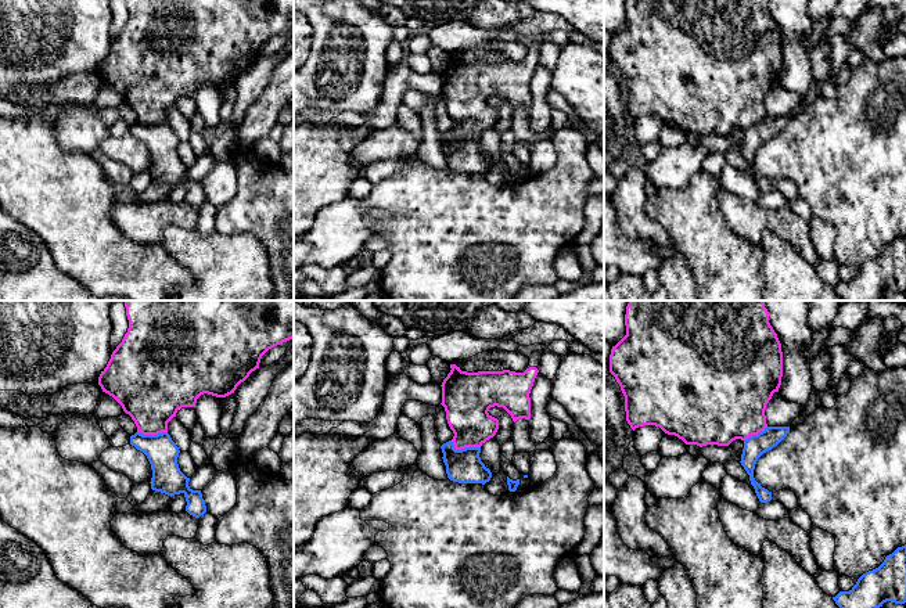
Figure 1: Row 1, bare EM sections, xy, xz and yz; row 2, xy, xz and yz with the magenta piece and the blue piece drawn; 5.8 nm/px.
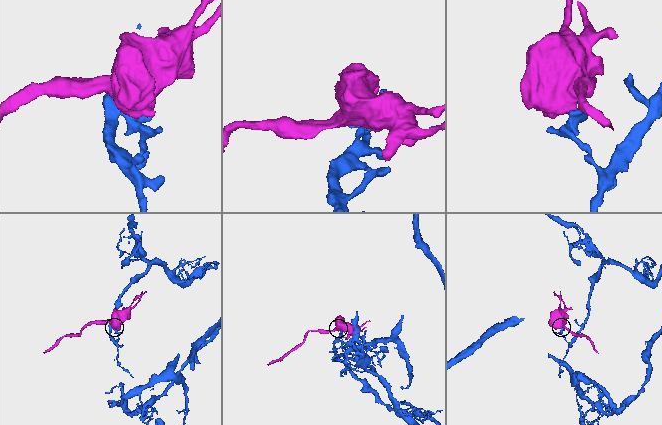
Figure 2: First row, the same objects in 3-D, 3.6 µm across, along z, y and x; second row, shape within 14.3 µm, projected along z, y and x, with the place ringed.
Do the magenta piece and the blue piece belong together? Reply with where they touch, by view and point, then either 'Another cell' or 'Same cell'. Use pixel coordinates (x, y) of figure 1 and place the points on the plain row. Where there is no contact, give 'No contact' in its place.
Touches magenta at xz (464, 137). Another cell

